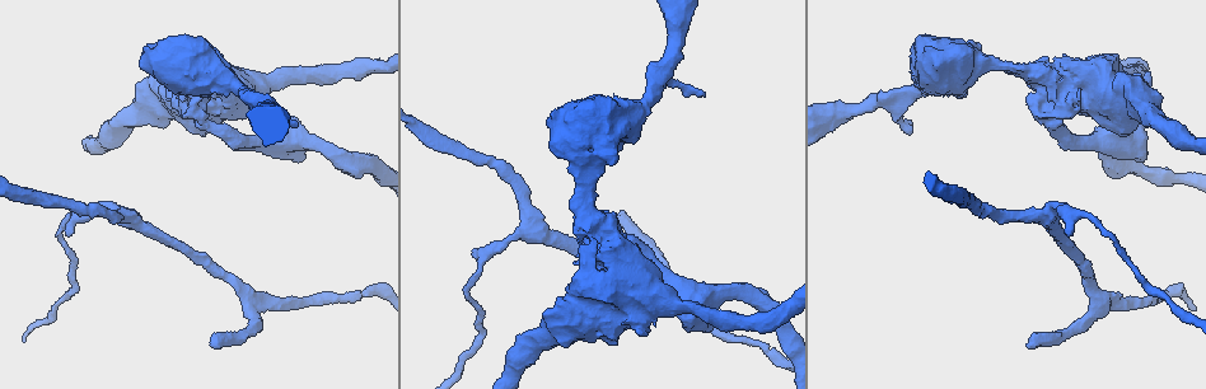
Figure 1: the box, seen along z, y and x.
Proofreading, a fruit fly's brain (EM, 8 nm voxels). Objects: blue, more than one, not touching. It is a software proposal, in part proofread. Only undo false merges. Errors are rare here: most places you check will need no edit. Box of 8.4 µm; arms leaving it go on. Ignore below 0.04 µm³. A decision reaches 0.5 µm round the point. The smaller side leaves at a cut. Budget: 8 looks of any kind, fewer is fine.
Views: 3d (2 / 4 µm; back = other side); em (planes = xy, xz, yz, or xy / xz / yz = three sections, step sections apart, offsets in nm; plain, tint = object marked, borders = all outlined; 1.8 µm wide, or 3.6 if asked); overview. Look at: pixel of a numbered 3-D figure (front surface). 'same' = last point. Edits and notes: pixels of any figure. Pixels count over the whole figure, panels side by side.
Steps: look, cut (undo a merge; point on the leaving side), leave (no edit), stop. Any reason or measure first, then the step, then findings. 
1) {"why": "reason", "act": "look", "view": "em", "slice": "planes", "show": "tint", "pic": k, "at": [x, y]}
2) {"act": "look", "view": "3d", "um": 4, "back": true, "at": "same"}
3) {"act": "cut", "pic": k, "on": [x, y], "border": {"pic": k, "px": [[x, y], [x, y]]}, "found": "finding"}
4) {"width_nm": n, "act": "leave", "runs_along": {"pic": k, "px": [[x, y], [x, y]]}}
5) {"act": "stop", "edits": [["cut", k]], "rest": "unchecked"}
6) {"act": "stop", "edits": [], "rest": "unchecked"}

{"why": "sudden change in width", "act": "look", "view": "em", "slice": "xy", "step": 4, "show": "tint", "pic": 1, "at": [481, 272]}

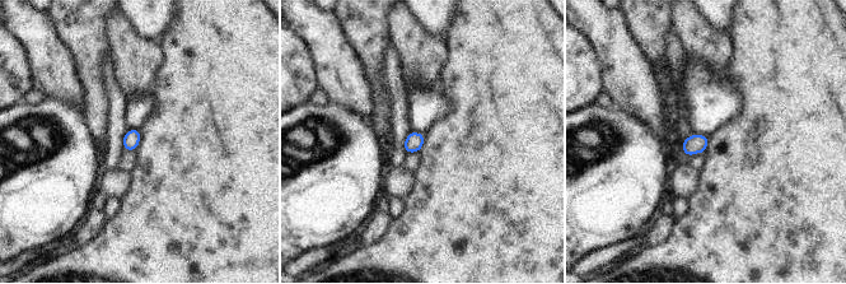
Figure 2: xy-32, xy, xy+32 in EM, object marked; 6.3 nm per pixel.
{"act": "leave", "found": "all the same neuron"}

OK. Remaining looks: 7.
{"why": "sudden change in width", "act": "look", "view": "em", "um": 3.6, "slice": "planes", "show": "tint", "pic": 1, "at": [632, 306]}

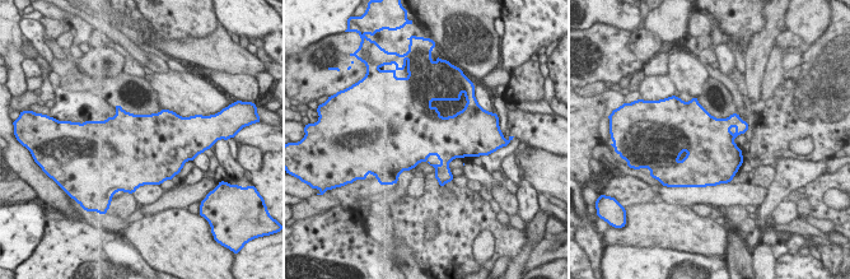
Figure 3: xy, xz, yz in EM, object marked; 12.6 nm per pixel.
{"act": "leave", "found": "continuous, no second neuron"}

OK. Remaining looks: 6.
{"why": "branch point", "act": "look", "view": "3d", "um": 2, "back": true, "pic": 1, "at": [1102, 301]}

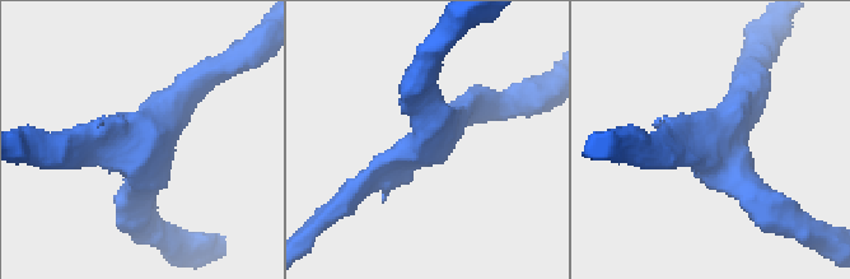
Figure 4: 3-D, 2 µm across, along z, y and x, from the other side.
{"act": "look", "view": "em", "slice": "xy", "step": 4, "show": "borders", "pic": 4, "at": [150, 135]}

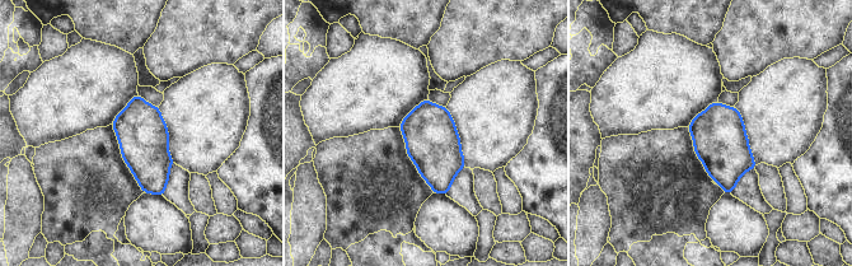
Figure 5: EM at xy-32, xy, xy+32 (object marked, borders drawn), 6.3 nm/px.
{"act": "leave", "found": "continuous, no second neuron"}

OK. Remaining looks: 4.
{"act": "stop", "edits": [], "rest": "unchecked"}

